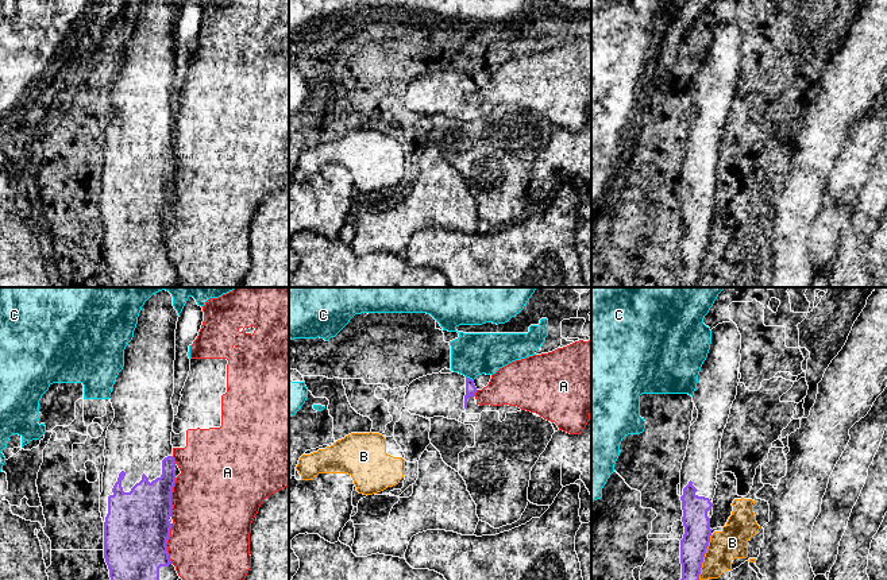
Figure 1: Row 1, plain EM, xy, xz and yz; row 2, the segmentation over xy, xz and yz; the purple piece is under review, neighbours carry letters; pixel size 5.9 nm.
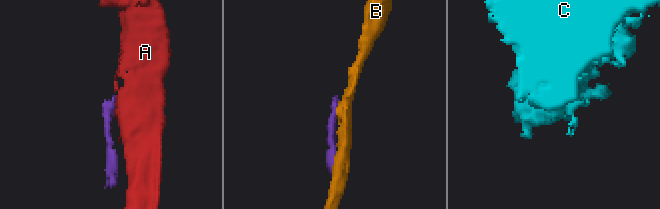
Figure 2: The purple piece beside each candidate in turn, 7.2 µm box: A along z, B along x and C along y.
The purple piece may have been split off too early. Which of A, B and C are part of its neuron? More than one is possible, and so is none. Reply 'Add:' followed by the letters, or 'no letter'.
Add: no letter

